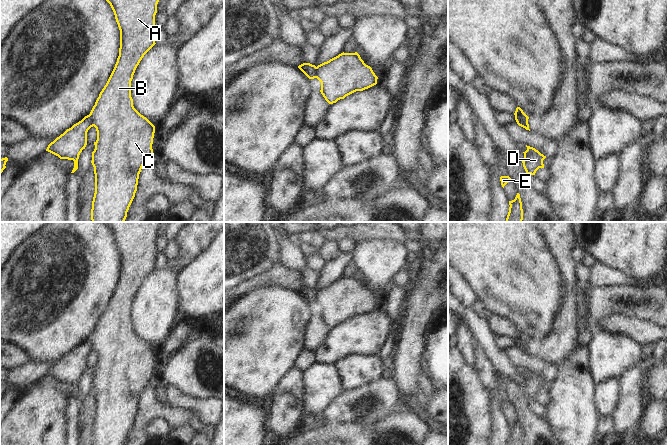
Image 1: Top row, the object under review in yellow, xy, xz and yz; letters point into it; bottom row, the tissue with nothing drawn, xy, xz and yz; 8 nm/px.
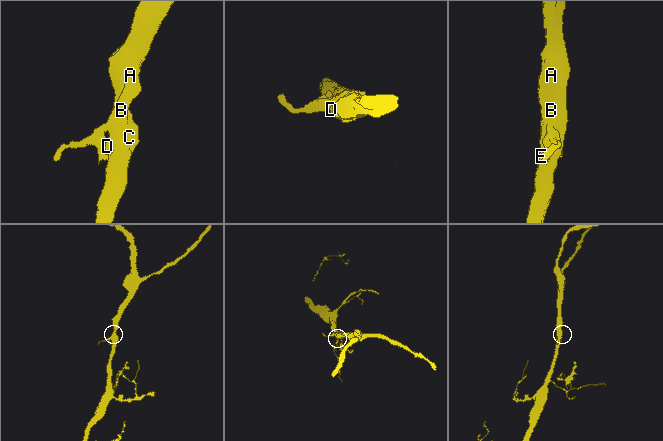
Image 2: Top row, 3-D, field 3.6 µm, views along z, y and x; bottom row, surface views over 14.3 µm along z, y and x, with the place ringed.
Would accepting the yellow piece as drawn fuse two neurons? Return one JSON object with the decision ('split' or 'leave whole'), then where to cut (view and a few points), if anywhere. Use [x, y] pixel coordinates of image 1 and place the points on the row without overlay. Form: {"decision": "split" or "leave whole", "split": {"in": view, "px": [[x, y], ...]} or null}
{"decision": "split", "split": {"in": "yz", "px": [[515, 342], [527, 344]]}}

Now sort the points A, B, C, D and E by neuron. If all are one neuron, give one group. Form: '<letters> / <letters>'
A B C D / E

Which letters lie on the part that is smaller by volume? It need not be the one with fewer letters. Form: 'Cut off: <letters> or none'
Cut off: E

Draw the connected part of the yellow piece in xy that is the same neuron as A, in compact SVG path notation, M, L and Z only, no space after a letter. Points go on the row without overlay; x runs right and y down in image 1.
M105 222L110 228L120 254L119 280L89 340L97 355L92 389L95 417L92 446L124 446L137 415L143 389L154 380L152 368L155 350L133 330L131 305L144 279L156 268L155 239L160 222Z

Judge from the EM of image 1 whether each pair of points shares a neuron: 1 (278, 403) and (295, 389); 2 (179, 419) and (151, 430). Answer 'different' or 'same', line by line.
1: different
2: different

